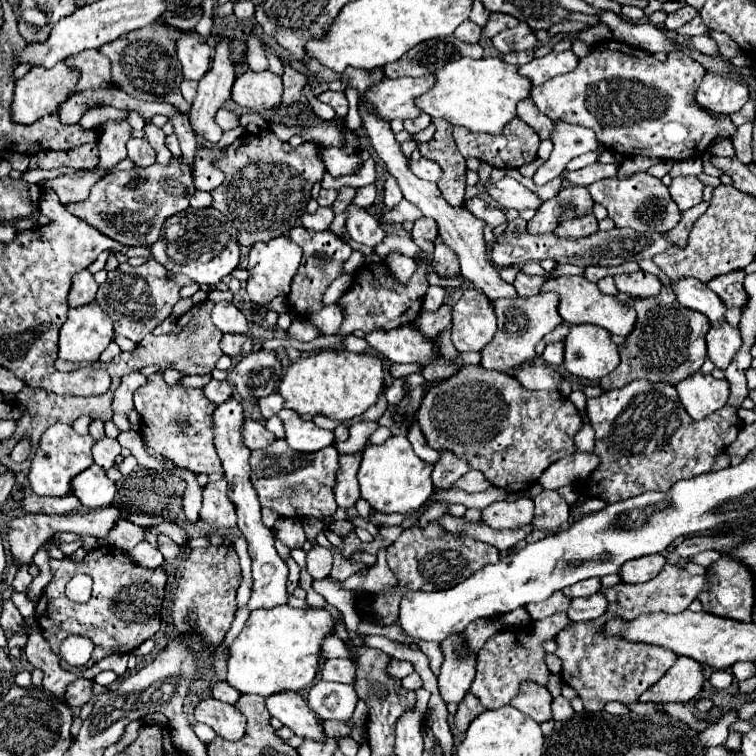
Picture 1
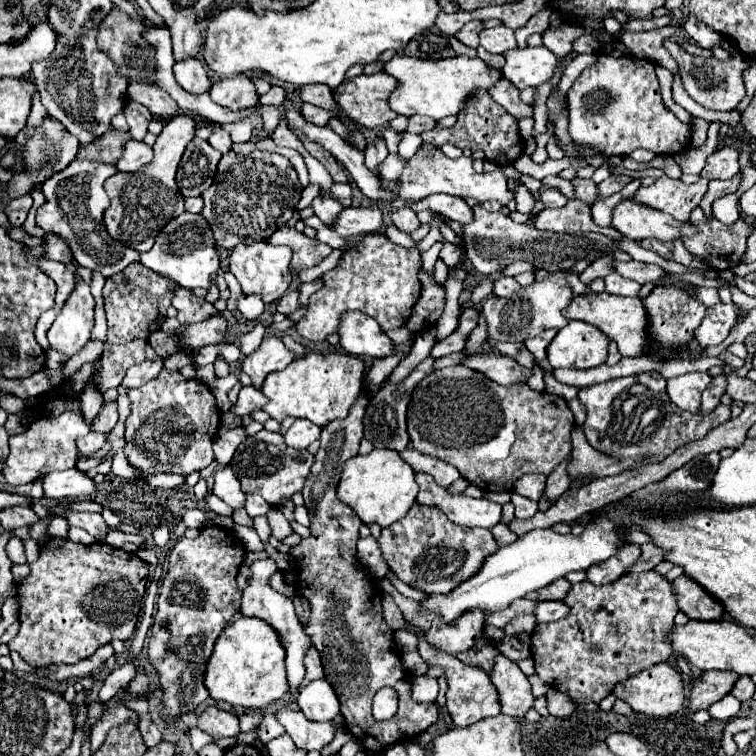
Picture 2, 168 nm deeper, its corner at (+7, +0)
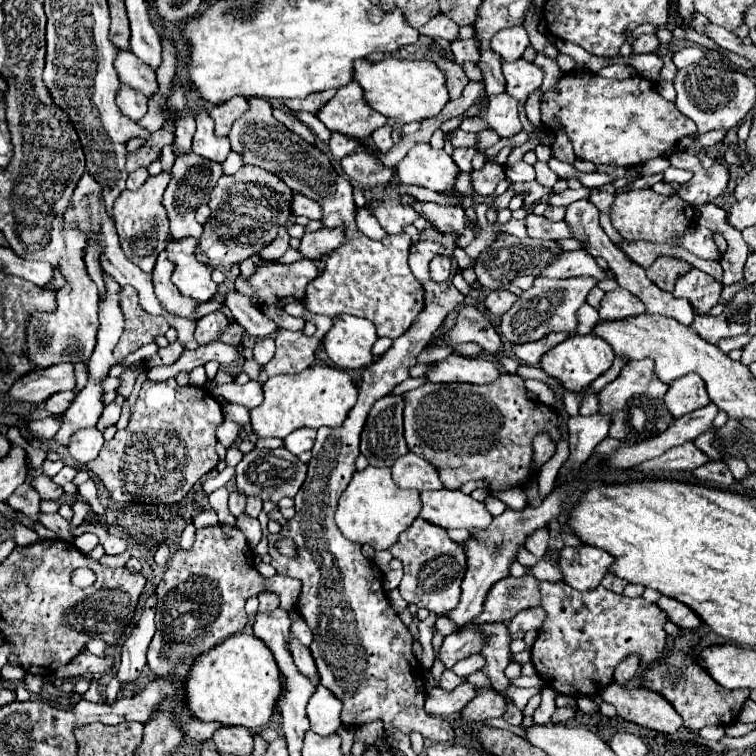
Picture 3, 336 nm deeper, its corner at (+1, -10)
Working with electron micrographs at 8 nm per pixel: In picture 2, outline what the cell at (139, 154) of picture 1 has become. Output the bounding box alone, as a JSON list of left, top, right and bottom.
[116,139,154,171]

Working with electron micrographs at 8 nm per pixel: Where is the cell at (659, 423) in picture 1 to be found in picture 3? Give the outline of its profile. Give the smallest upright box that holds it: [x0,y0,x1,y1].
[598,359,672,443]

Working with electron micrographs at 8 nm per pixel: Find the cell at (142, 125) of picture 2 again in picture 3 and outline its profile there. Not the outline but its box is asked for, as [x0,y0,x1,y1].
[116,85,148,121]

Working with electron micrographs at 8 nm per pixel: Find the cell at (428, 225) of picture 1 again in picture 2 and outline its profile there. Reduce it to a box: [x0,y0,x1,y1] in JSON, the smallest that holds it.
[392,209,420,233]

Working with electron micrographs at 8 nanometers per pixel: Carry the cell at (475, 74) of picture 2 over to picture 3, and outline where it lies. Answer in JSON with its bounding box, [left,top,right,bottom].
[352,57,448,123]

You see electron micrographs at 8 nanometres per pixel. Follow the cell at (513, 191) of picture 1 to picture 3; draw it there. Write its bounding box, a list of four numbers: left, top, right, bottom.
[396,143,458,191]

